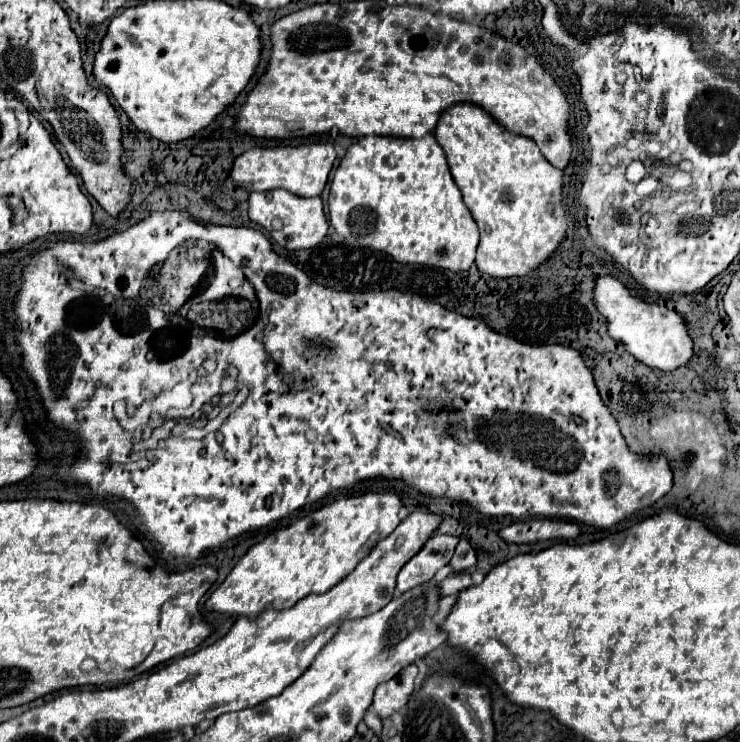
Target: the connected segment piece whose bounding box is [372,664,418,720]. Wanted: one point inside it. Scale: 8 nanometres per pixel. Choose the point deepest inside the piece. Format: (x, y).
(391, 696)

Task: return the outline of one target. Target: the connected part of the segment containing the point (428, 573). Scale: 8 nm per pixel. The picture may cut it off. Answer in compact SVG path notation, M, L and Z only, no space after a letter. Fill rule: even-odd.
M448 534L430 536L426 544L420 548L420 552L402 566L396 588L400 592L406 592L418 584L430 582L434 574L450 562L456 544L458 544L456 536L448 536Z

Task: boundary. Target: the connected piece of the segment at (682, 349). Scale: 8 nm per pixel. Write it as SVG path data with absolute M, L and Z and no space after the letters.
M600 276L596 280L592 302L596 304L600 316L608 320L608 336L616 342L622 342L638 362L668 372L684 366L690 360L692 338L686 332L684 320L674 310L634 298L628 288L612 276Z

